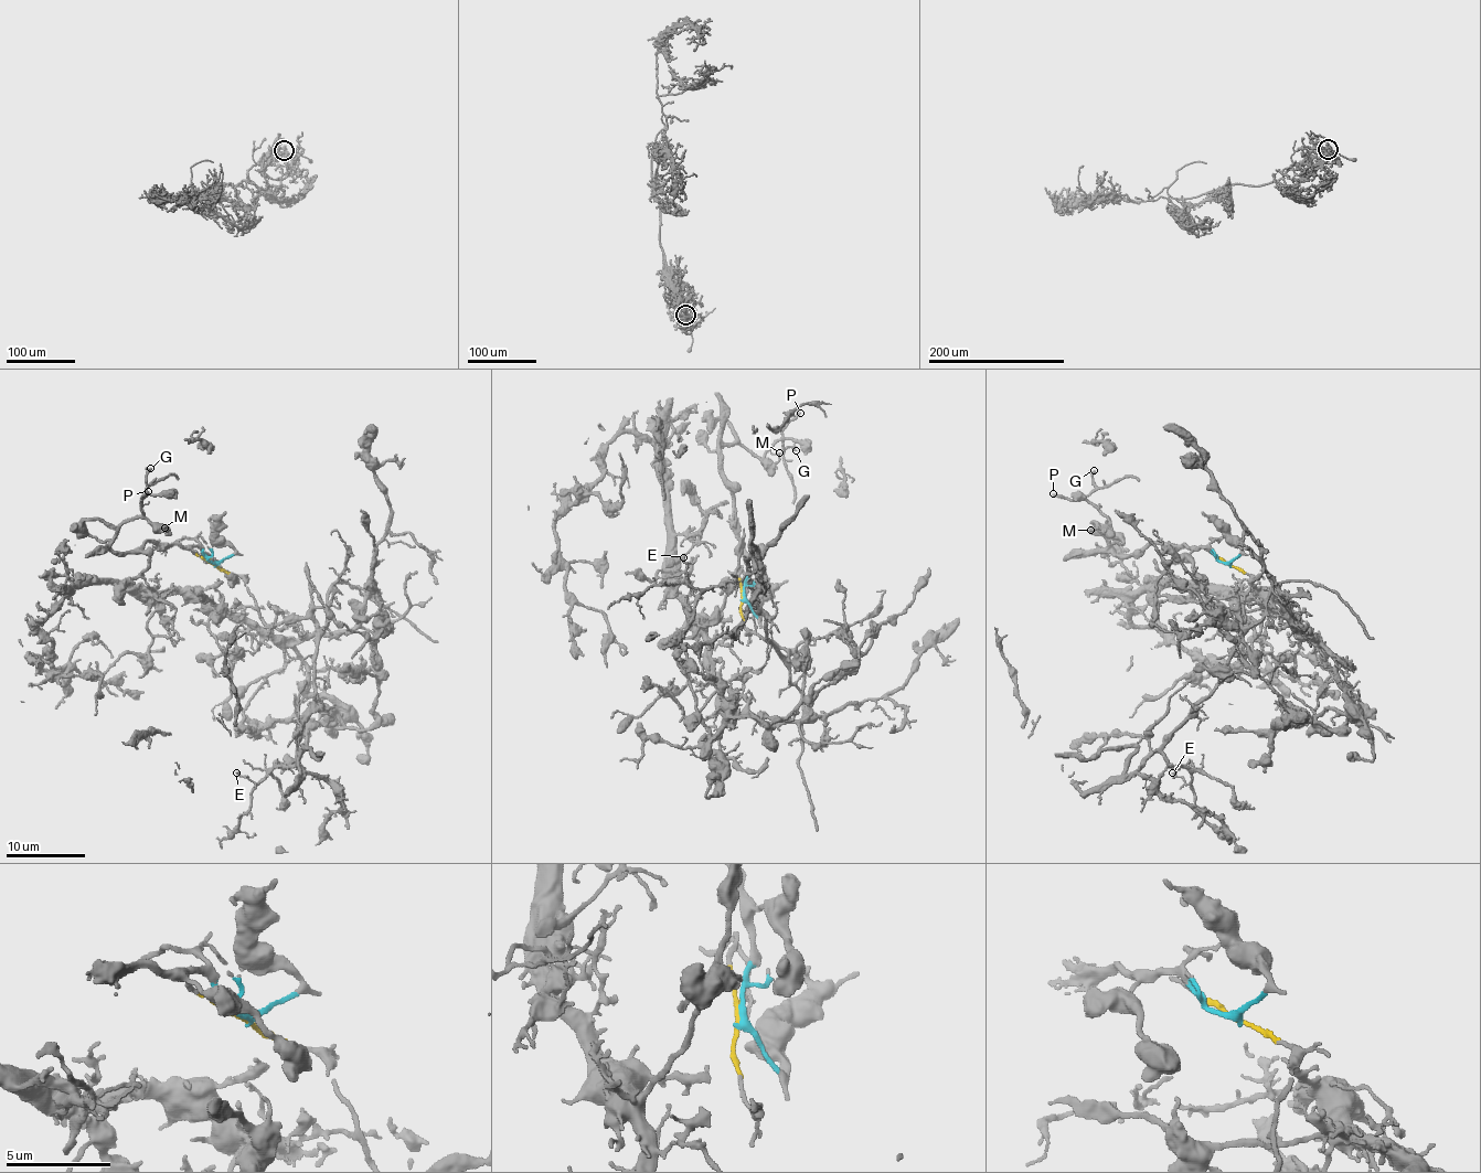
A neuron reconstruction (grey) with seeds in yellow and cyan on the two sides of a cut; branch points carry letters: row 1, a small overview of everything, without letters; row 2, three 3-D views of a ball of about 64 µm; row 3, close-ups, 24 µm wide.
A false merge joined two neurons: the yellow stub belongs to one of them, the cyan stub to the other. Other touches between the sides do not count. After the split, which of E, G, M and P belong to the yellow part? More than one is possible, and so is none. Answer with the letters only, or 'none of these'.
E

